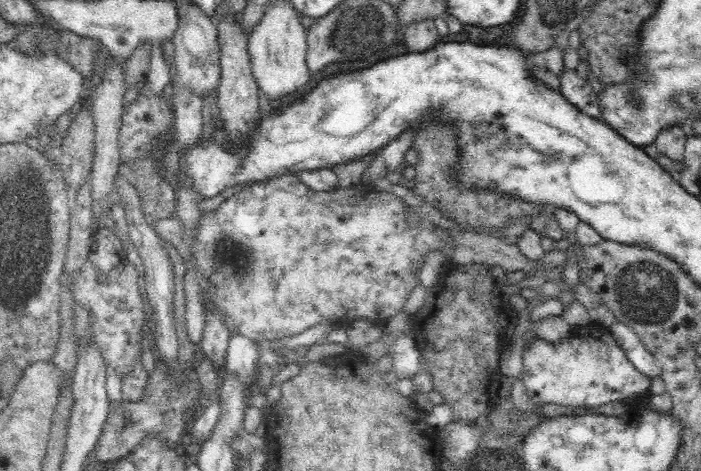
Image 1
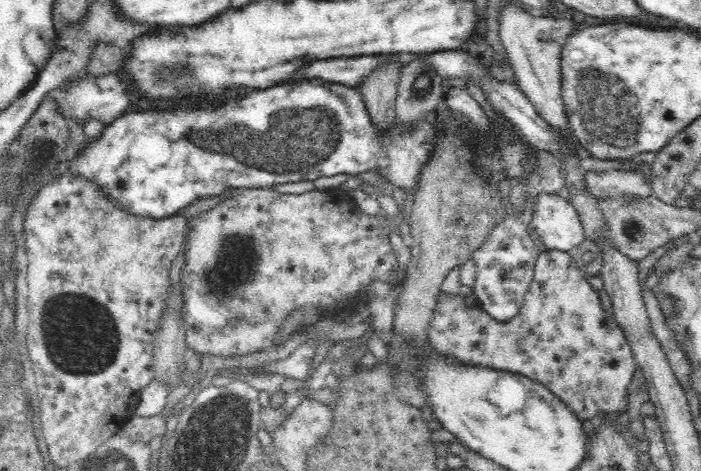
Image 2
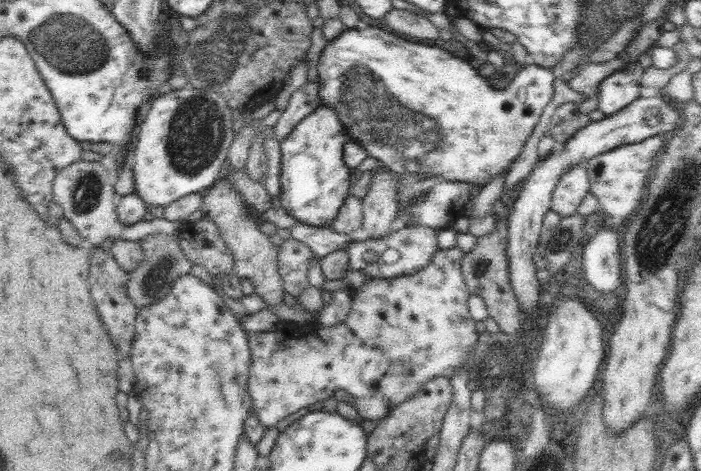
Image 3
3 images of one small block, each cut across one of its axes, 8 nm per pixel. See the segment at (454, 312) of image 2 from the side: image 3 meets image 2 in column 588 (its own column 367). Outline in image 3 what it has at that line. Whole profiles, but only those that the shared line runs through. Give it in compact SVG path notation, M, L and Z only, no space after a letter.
M458 245L446 250L439 248L430 259L430 262L426 266L423 266L416 274L398 275L394 278L369 277L370 281L368 283L362 285L362 287L351 289L353 299L351 300L350 313L348 313L346 319L332 328L326 328L325 326L318 328L312 323L305 323L300 328L290 328L288 326L286 330L273 328L270 332L246 333L249 340L251 358L247 389L252 397L252 410L258 415L260 422L265 427L278 427L283 418L294 414L296 411L300 412L308 406L316 404L316 402L322 402L326 398L334 396L334 392L338 388L346 390L348 394L354 397L354 400L356 400L356 406L354 407L361 416L360 420L370 419L381 421L391 411L391 408L398 406L407 398L413 397L413 394L416 394L423 387L423 384L429 381L429 378L443 376L451 379L460 369L472 364L473 352L478 342L479 333L475 326L475 320L472 319L470 310L468 310L467 300L471 292L461 273L461 260L463 256L464 251Z

